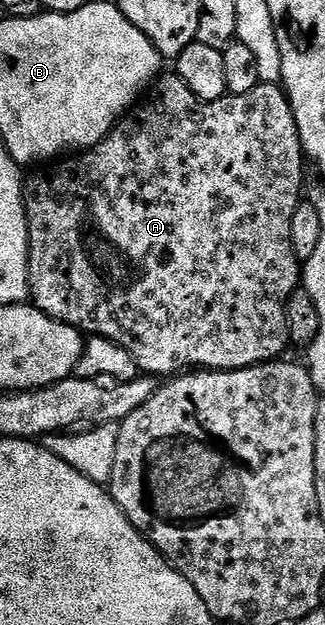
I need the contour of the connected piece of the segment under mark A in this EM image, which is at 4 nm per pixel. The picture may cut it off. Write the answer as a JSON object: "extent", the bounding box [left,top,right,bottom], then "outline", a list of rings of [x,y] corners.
{"extent":[24,76,307,379],"outline":[[[158,76],[140,104],[122,117],[94,149],[84,150],[76,159],[62,160],[52,166],[54,169],[49,174],[37,173],[30,181],[28,178],[24,182],[32,304],[49,317],[75,326],[82,334],[106,337],[115,342],[135,358],[142,374],[158,379],[180,374],[190,367],[197,371],[224,371],[249,369],[253,365],[276,361],[290,348],[285,305],[303,281],[302,262],[295,255],[295,247],[291,247],[291,218],[303,201],[301,184],[305,181],[307,162],[289,96],[280,84],[262,83],[255,87],[255,91],[247,91],[247,95],[226,95],[218,101],[200,101],[181,77],[165,76]]]}

